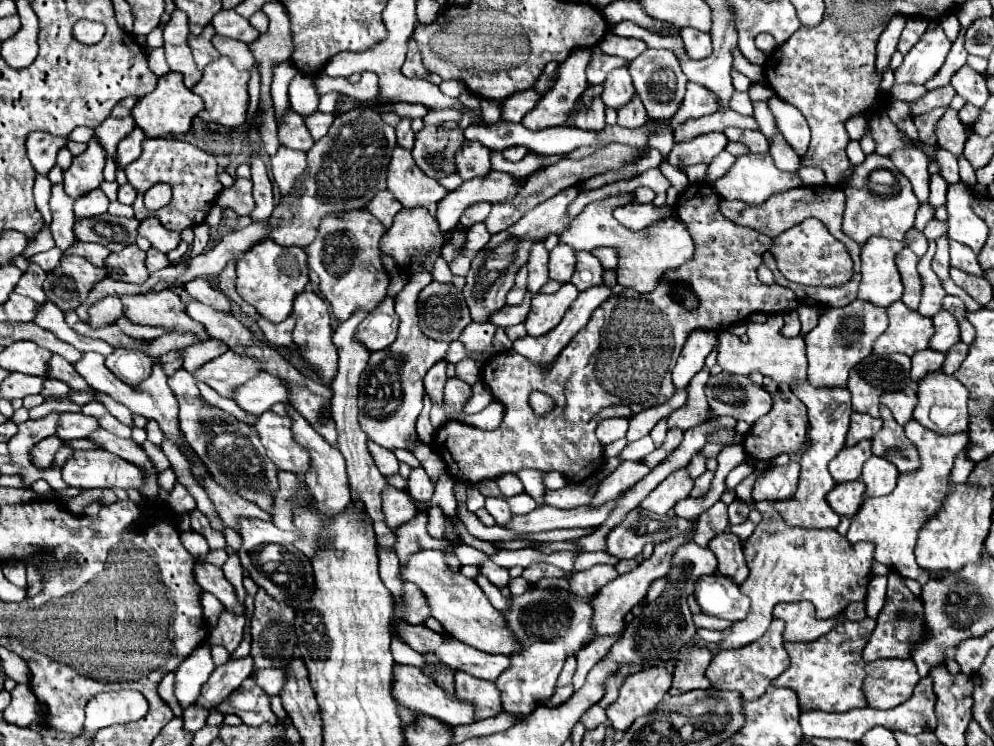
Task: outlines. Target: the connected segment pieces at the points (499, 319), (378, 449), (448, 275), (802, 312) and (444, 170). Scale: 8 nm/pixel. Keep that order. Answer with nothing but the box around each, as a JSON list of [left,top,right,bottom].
[[489,293,531,327],[367,441,399,475],[432,255,454,283],[797,304,818,339],[411,127,463,179]]

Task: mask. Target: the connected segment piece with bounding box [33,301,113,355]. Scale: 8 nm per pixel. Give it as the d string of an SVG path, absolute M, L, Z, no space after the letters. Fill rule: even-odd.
M45 301L43 305L39 305L37 313L35 313L35 319L33 323L37 323L39 327L51 331L53 335L57 335L59 339L67 341L69 345L73 345L75 349L79 351L97 351L101 355L109 355L113 351L113 347L105 341L99 341L99 339L89 339L89 337L83 337L79 333L75 333L63 319L63 311L59 307L55 307L55 303L51 301Z

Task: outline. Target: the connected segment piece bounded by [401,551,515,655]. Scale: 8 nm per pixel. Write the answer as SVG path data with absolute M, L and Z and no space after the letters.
M419 551L411 555L407 567L401 569L401 579L419 585L419 589L427 595L427 603L431 603L433 617L455 639L485 653L507 655L507 651L515 651L515 639L507 635L507 627L503 627L503 619L499 619L499 611L491 607L491 603L487 601L487 597L473 579L463 577L459 571L453 571L445 563L445 555L441 551Z

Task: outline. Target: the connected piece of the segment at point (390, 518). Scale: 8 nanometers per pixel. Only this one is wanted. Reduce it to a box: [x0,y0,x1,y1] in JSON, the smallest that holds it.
[383,485,417,529]

